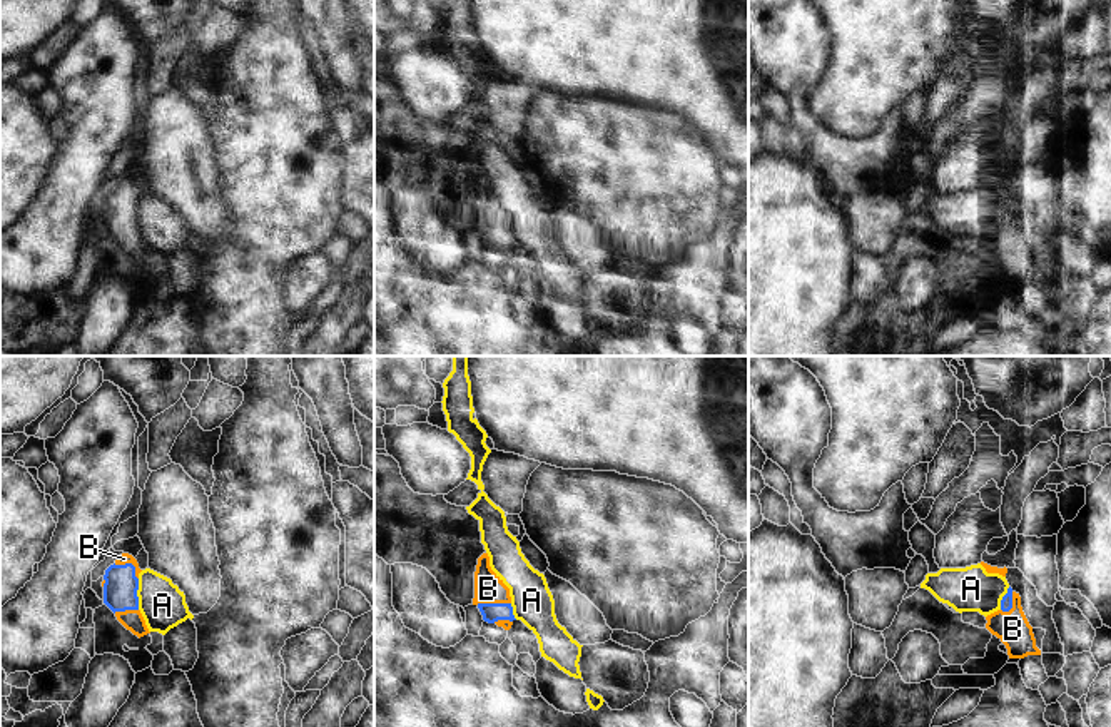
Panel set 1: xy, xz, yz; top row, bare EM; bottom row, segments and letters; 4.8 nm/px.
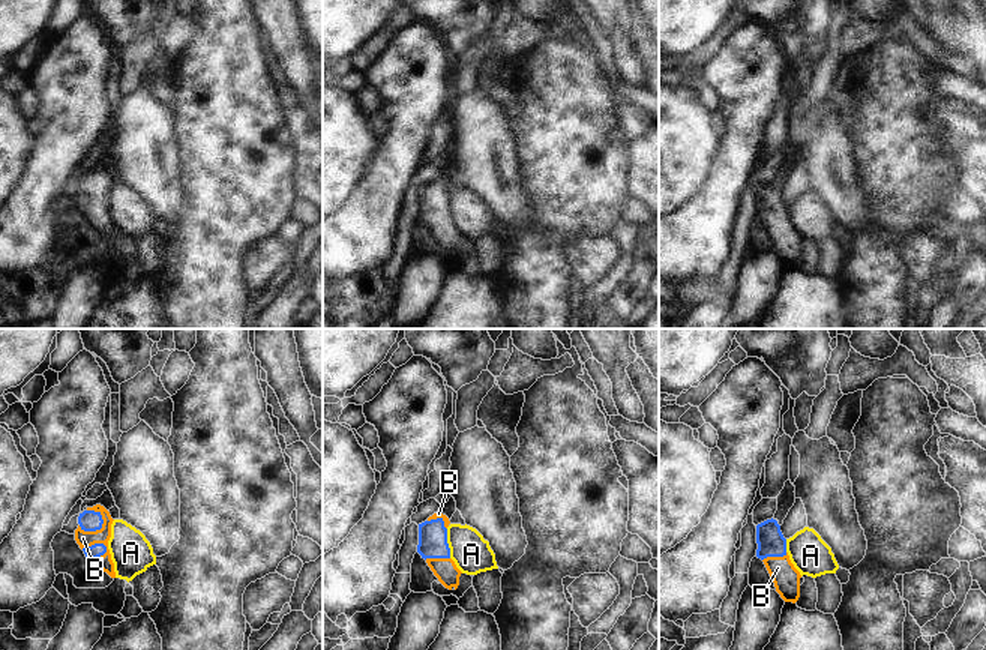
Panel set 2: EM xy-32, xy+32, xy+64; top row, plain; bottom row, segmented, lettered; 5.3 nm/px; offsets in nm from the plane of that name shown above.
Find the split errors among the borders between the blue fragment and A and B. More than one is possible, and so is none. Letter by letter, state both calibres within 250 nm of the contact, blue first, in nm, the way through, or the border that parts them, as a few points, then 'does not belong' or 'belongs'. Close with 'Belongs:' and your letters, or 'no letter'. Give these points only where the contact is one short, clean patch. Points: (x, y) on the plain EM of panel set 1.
A: 160/220 nm | along xy (139, 204), (137, 234) | does not belong
B: 100/140 nm | belongs
Belongs: B

